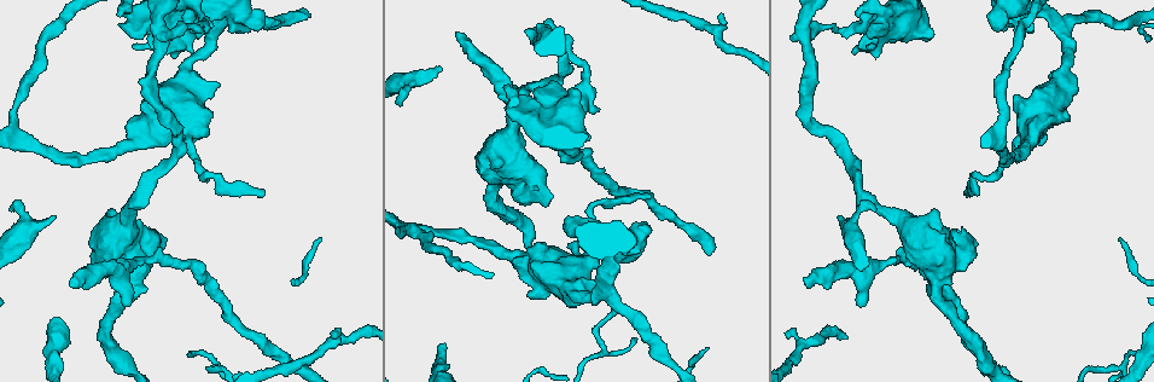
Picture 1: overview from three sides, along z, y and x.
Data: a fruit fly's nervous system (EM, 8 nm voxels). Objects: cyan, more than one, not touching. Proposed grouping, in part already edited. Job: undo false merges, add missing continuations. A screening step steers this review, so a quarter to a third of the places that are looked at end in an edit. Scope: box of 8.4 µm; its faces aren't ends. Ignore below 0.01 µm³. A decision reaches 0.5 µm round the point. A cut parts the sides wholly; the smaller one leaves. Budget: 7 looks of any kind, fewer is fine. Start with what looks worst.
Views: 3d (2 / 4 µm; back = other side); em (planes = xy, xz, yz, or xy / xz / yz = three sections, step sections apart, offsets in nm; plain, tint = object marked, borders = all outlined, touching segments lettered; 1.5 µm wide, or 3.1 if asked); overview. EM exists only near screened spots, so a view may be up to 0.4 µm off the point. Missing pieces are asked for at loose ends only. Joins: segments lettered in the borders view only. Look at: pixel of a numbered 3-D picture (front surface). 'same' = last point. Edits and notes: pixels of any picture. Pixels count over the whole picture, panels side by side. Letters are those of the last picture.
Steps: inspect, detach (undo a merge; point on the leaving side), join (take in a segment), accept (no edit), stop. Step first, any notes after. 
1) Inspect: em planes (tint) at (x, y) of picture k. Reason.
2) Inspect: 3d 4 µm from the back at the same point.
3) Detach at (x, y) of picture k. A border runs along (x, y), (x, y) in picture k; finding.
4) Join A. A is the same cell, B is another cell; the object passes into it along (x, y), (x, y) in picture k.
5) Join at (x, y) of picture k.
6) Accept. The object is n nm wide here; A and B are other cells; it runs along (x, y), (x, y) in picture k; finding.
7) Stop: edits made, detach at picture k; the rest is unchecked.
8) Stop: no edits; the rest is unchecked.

Inspect: em planes (borders) at (808, 287) of picture 1.

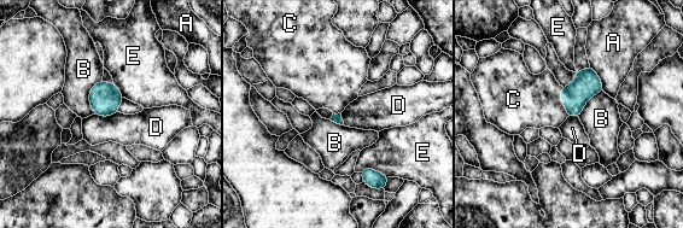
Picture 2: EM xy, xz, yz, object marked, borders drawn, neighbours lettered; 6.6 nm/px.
Join C. The longest contact is with B, 240 nm; C is the same cell, A, B, D and E are other cells; it goes on there.

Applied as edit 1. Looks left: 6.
Inspect: 3d 2 µm at (53, 219) of picture 1. An open end.

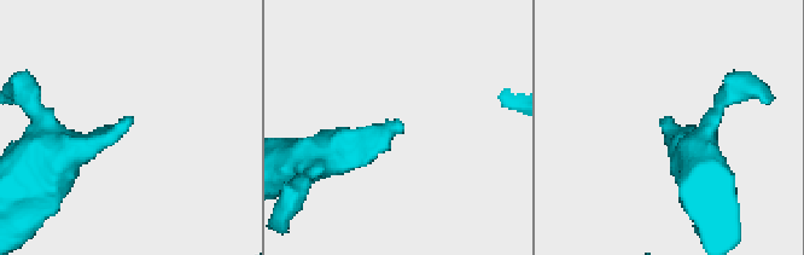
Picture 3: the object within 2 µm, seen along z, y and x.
Inspect: em planes (tint) at (663, 119) of picture 3.

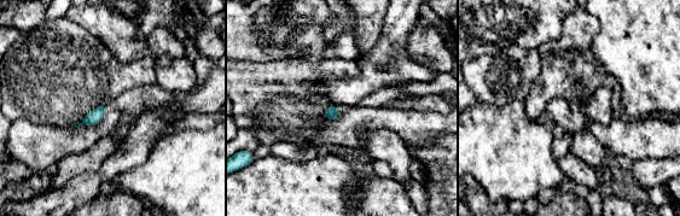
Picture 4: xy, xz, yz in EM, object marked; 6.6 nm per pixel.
Inspect: em planes (borders) at the same point.

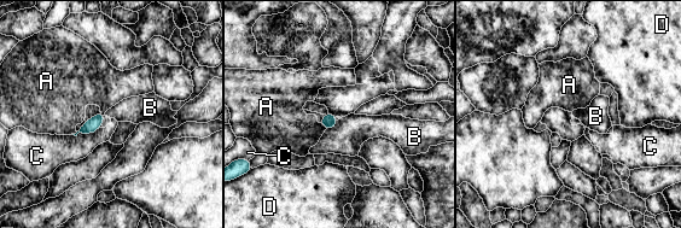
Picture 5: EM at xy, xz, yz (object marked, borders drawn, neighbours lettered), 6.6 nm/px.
Join B. B is the same cell, A, C and D are other cells; it goes on there.

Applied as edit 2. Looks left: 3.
Inspect: em planes (tint) at (161, 40) of picture 1. Branch point.

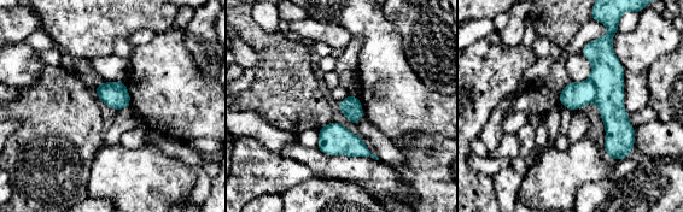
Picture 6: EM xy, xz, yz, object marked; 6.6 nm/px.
Inspect: em planes (borders) at the same point.

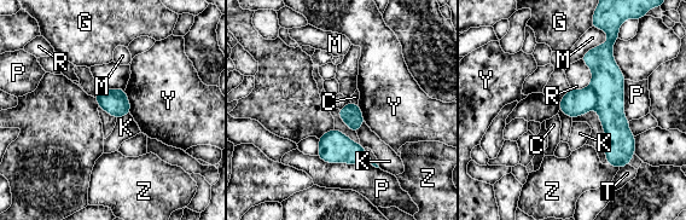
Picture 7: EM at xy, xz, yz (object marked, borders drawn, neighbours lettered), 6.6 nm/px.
Detach at (608, 81) of picture 7. The object is 140 nm wide here; C, G, K, M, P, R, T, Y and Z are other cells; a border runs along (589, 86), (594, 93), (596, 109) in picture 7; a second neuron is stuck on.

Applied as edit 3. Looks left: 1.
Stop: edits made, join at picture 2, join at picture 5, detach at picture 7; the rest is unchecked.

